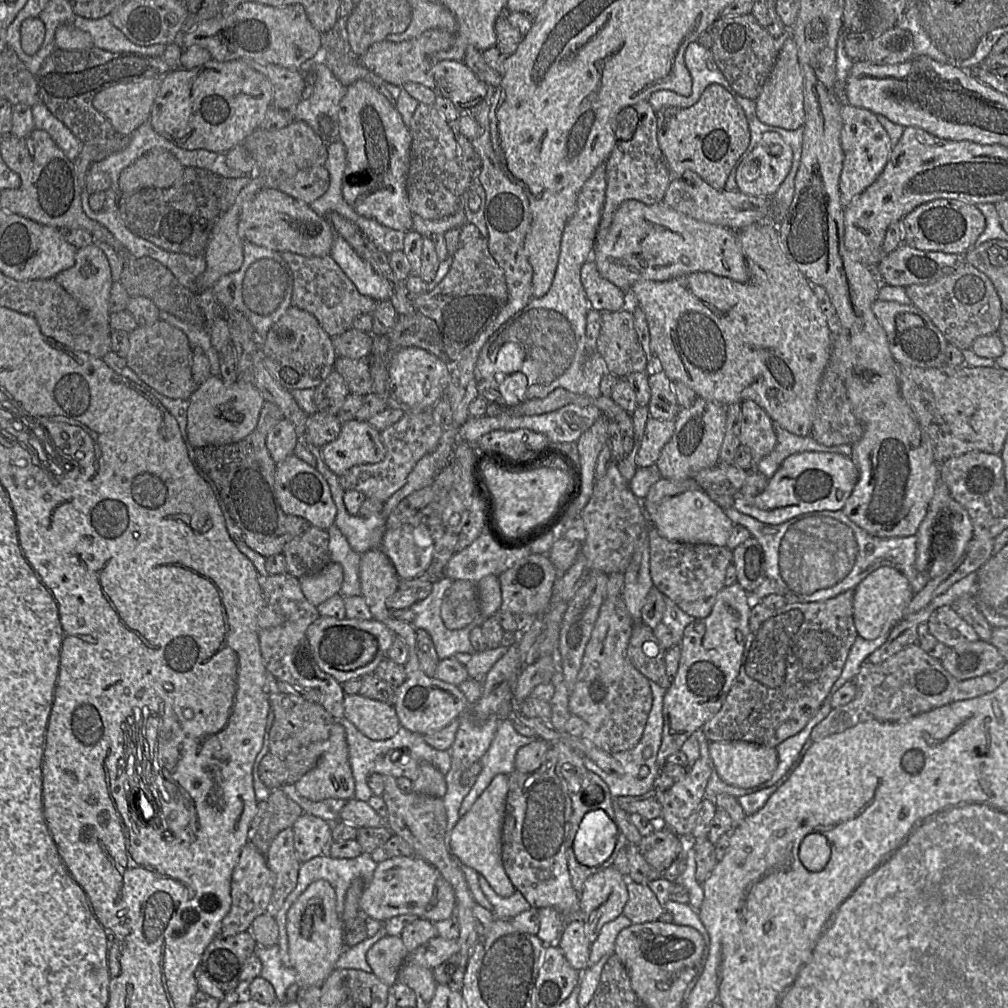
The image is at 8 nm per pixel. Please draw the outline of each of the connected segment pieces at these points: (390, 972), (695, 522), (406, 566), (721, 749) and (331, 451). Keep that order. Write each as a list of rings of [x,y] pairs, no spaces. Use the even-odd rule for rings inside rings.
[[[386,936],[369,948],[366,960],[371,972],[383,983],[391,986],[397,982],[399,970],[408,953],[399,936]]]
[[[691,490],[663,500],[648,522],[670,541],[726,546],[734,524],[705,491]]]
[[[404,525],[387,529],[381,542],[382,551],[401,580],[423,573],[431,563],[435,547],[436,541],[426,526]]]
[[[744,741],[710,742],[711,765],[726,784],[754,788],[771,779],[778,767],[776,747]]]
[[[351,420],[342,425],[337,439],[320,448],[325,465],[340,477],[349,469],[376,464],[386,455],[380,432],[365,421]]]

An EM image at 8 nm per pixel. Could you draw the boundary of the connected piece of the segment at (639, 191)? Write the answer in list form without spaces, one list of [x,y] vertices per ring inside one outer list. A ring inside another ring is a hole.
[[[643,100],[634,106],[638,113],[637,124],[632,137],[617,140],[614,149],[605,161],[606,194],[595,242],[602,241],[610,227],[617,208],[626,200],[638,200],[646,205],[662,201],[673,178],[657,140],[657,118],[649,100]]]

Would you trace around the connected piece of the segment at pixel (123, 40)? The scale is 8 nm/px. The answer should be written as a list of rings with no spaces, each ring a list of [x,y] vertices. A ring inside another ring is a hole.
[[[110,15],[97,19],[88,19],[76,16],[70,19],[77,28],[88,32],[95,47],[111,52],[138,52],[150,56],[162,55],[165,51],[165,44],[154,44],[141,46],[131,42],[121,30],[113,25]]]

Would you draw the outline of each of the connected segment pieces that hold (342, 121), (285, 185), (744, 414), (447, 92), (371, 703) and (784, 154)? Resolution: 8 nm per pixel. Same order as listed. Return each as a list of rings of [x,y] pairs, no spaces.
[[[357,80],[348,86],[337,114],[339,135],[346,149],[346,168],[342,178],[342,195],[345,201],[361,216],[372,218],[379,223],[407,232],[413,226],[413,213],[409,206],[406,189],[410,163],[412,136],[395,104],[371,83]]]
[[[314,166],[301,170],[294,177],[279,183],[277,189],[310,204],[327,191],[329,184],[329,172],[325,166]]]
[[[743,401],[740,408],[740,444],[749,449],[754,462],[757,462],[771,453],[776,446],[774,424],[770,416],[753,401]]]
[[[440,60],[433,69],[435,91],[450,99],[458,110],[468,110],[485,99],[488,86],[481,81],[463,61]]]
[[[359,694],[345,695],[343,708],[344,718],[372,740],[389,739],[402,727],[392,705]]]
[[[763,132],[753,150],[744,158],[736,171],[738,190],[745,194],[760,197],[772,197],[790,172],[793,153],[791,147],[777,132]]]

